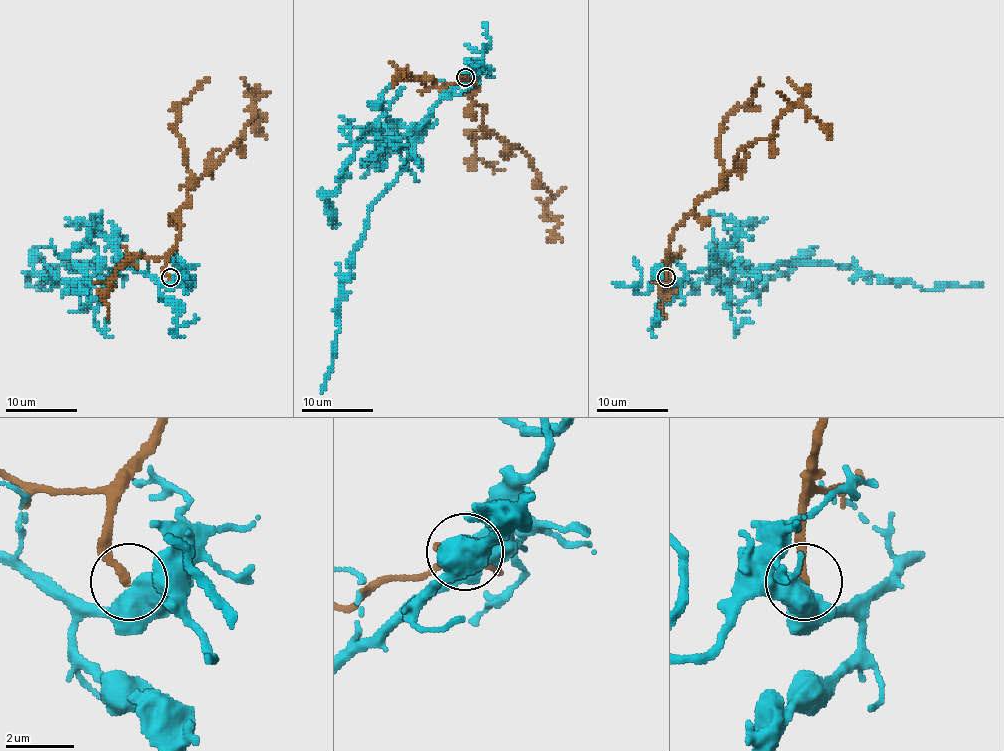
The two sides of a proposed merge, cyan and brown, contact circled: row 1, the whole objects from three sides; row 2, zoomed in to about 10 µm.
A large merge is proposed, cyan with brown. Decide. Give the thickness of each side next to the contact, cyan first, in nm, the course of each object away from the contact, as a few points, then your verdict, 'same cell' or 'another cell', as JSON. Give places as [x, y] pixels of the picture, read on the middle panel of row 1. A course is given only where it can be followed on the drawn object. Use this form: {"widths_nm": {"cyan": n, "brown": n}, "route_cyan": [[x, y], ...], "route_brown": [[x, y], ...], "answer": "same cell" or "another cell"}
{"widths_nm": {"cyan": 750, "brown": 240}, "route_cyan": [[466, 77], [441, 101], [412, 140], [401, 173], [369, 210], [336, 305], [333, 366], [320, 391]], "route_brown": [[466, 77], [475, 83], [475, 103], [485, 108], [484, 126], [530, 158], [550, 196], [561, 242]], "answer": "another cell"}

